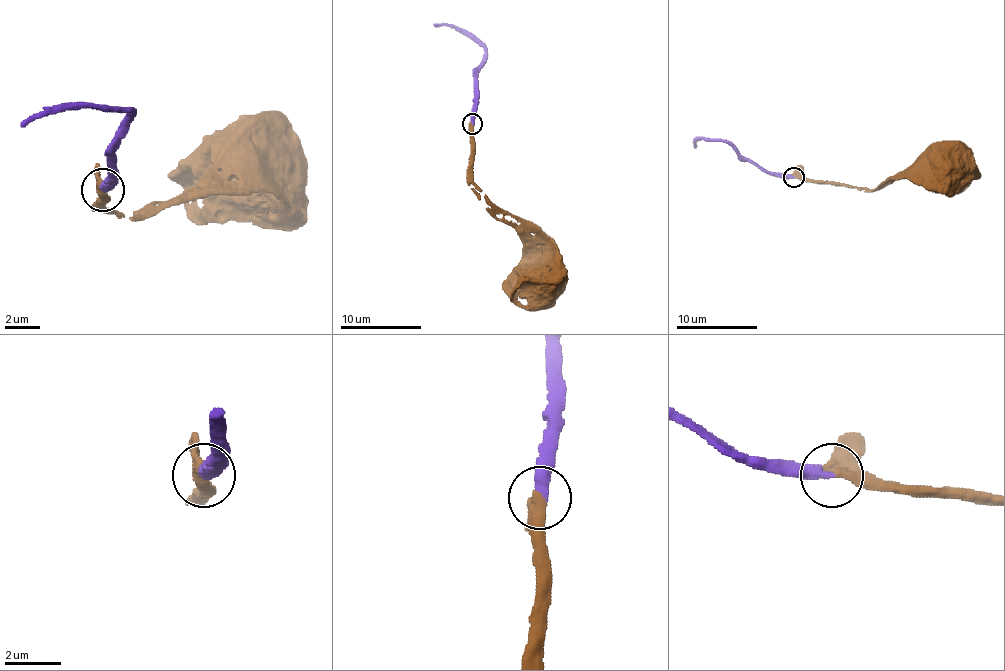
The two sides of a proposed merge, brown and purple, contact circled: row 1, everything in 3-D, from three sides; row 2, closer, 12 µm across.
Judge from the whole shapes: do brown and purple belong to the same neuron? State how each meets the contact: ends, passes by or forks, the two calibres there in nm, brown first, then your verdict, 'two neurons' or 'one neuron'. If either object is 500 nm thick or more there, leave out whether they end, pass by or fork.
brown passes by | purple ends | 320/360 nm | one neuron

